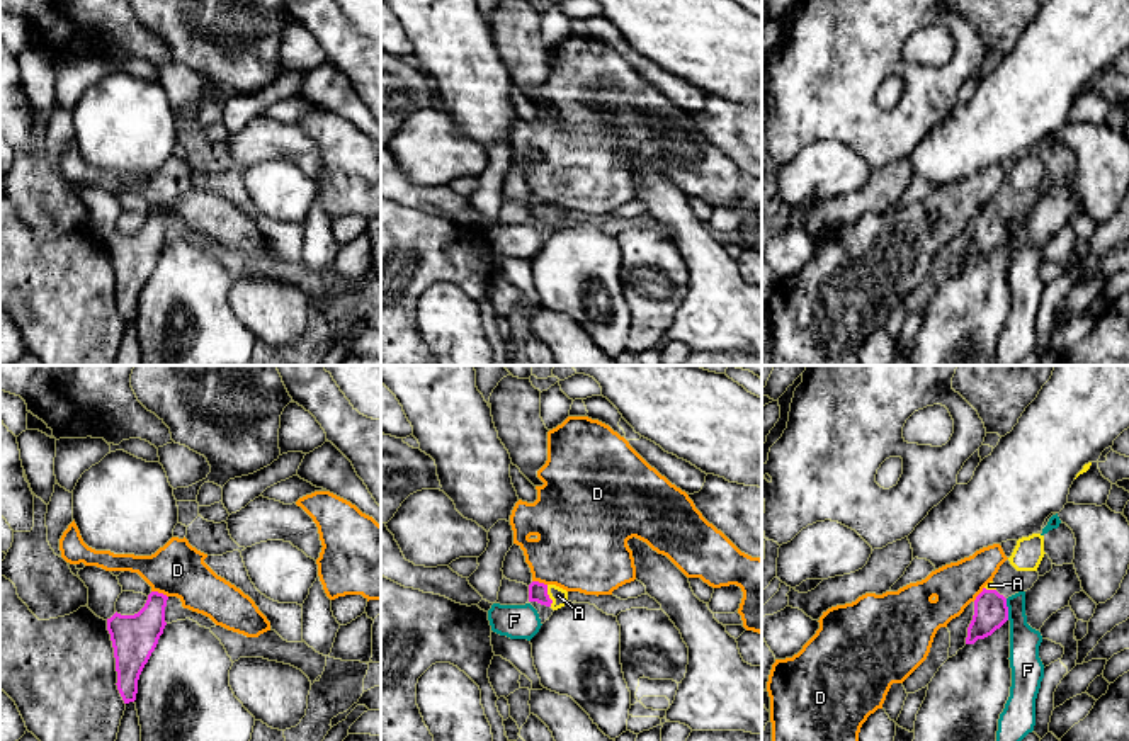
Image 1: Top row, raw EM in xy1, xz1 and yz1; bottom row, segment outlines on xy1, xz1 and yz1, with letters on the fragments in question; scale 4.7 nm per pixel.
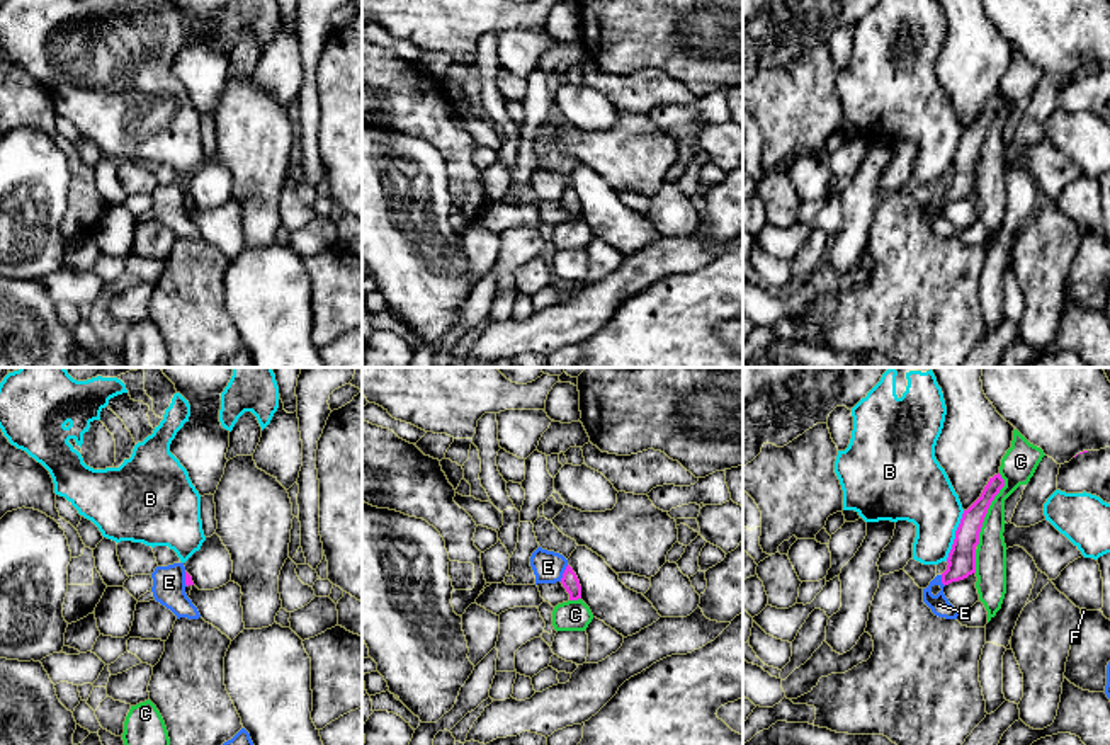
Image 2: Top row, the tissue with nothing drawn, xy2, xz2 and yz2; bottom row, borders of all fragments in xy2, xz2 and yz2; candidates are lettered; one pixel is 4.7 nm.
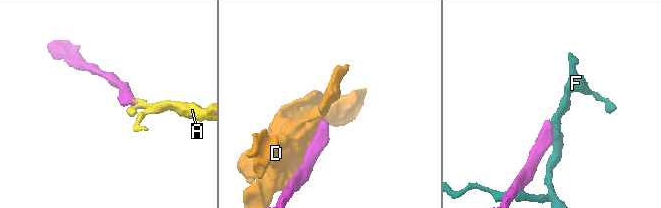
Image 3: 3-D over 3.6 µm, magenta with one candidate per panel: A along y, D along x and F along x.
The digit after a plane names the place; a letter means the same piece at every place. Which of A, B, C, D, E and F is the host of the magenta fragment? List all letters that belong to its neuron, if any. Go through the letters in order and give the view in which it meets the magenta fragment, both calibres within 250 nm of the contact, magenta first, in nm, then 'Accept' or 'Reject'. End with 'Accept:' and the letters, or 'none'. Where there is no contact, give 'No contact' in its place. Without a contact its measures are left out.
A: Touches magenta in xz1. Thickness 100 nm (magenta) against 80 nm. Accept
B: Touches magenta in yz2. Thickness 130 nm (magenta) against 280 nm. Reject
C: Touches magenta in yz2. Thickness 120 nm (magenta) against 160 nm. Reject
D: Touches magenta in xy1. Thickness 220 nm (magenta) against 260 nm. Reject
E: Touches magenta in xz2. Thickness 80 nm (magenta) against 150 nm. Reject
F: Touches magenta in yz1. Thickness 160 nm (magenta) against 140 nm. Reject
Accept: A

